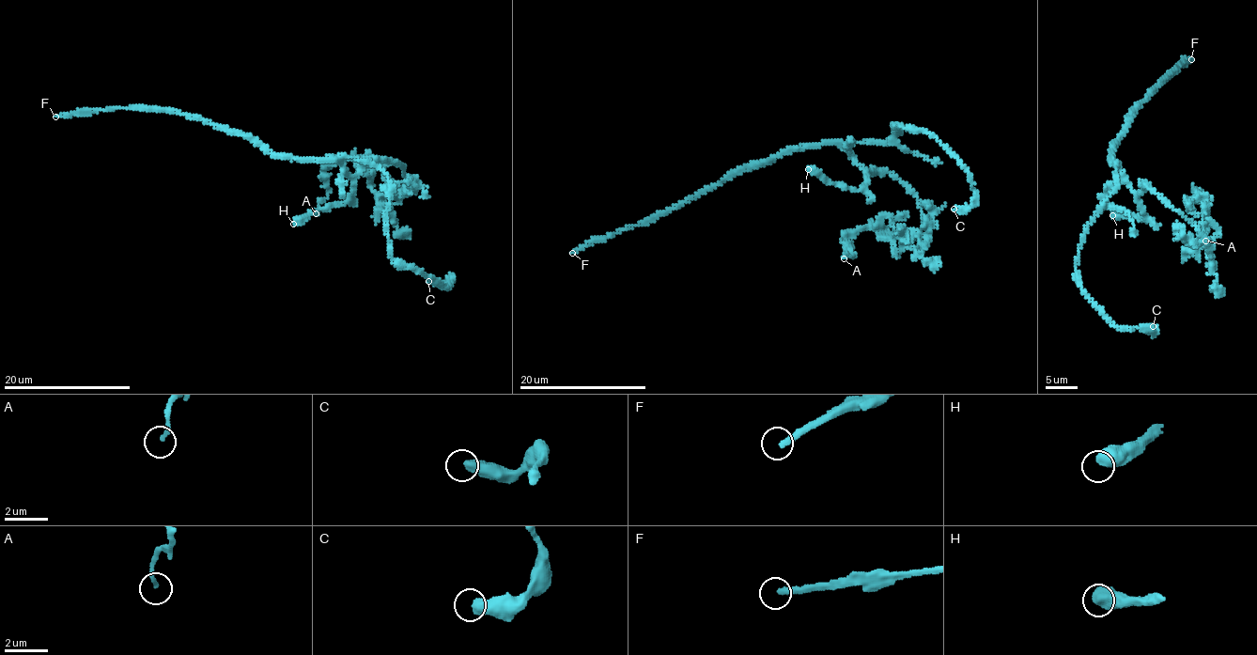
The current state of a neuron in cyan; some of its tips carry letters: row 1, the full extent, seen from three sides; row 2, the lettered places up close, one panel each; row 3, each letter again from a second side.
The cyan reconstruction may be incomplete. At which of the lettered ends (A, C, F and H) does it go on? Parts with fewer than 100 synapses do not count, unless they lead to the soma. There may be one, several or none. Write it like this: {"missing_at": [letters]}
{"missing_at": ["F"]}

